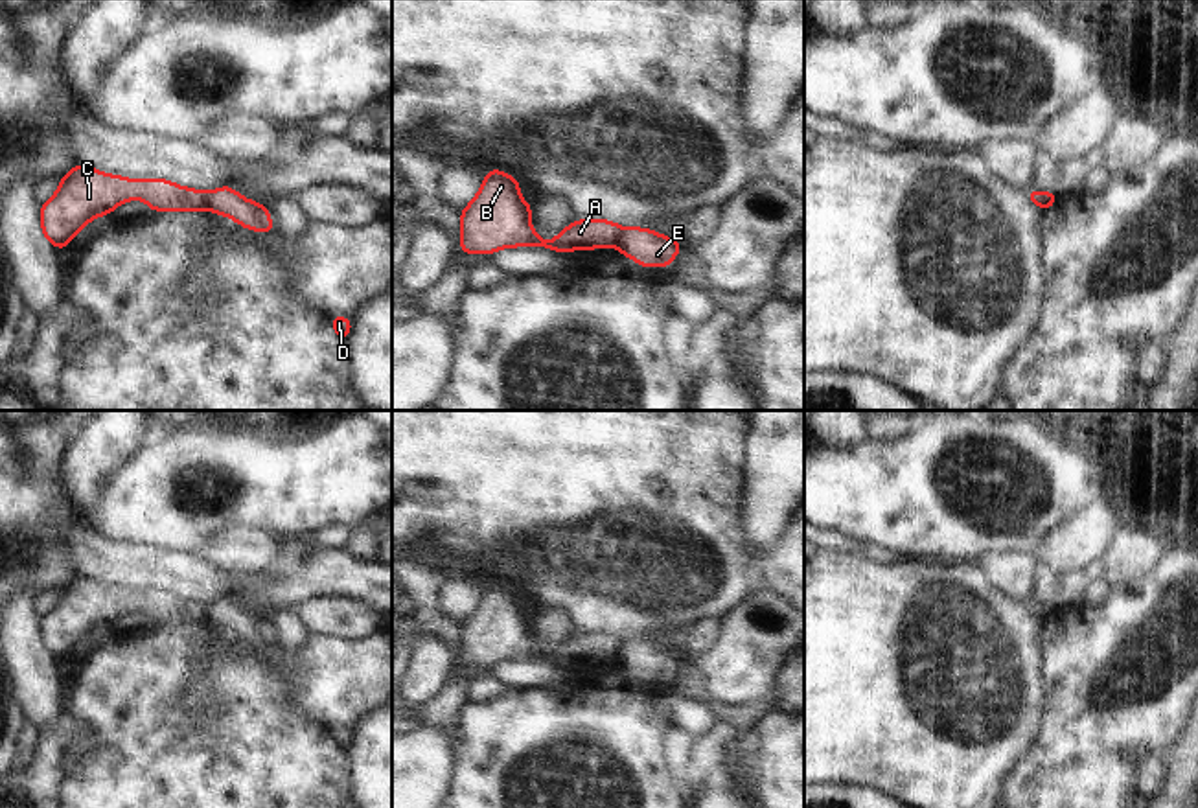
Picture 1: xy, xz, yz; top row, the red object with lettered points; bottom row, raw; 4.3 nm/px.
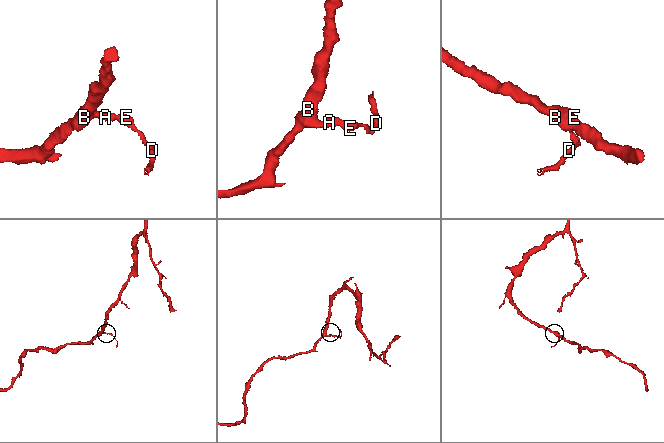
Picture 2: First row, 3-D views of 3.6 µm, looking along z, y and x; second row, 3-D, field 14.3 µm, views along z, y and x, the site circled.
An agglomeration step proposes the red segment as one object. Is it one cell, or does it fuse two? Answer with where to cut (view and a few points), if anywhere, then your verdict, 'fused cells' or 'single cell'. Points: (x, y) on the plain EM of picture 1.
cut xy (208, 604), (205, 621); fused cells

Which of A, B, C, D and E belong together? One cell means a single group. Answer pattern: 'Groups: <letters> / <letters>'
Groups: A B C / D E

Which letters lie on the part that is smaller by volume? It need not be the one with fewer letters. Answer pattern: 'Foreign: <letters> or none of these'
Foreign: D, E

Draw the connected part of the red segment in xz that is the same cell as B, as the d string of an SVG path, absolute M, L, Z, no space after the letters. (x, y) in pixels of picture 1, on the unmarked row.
M499 582L486 583L486 591L478 600L477 609L460 626L460 663L466 666L493 666L508 659L539 659L556 664L589 663L615 659L624 642L620 637L605 631L574 631L563 644L547 655L530 639L530 626L532 617L523 613L517 591Z

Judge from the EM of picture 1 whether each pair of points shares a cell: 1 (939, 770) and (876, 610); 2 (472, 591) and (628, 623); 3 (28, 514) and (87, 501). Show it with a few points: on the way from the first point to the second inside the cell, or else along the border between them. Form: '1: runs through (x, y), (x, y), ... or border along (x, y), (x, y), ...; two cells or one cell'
1: runs through (922, 729), (876, 665), (876, 650); one cell
2: border along (451, 569), (473, 573), (484, 584); two cells
3: border along (59, 462), (59, 488), (70, 508); two cells

